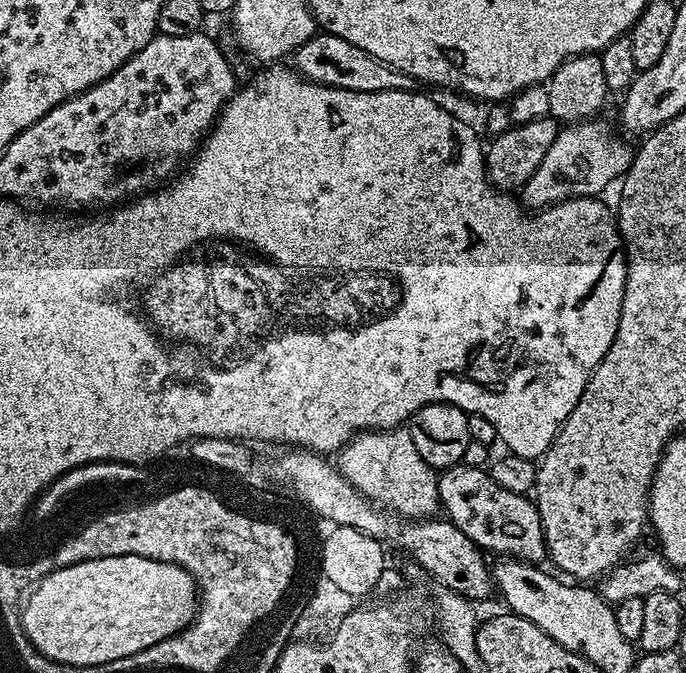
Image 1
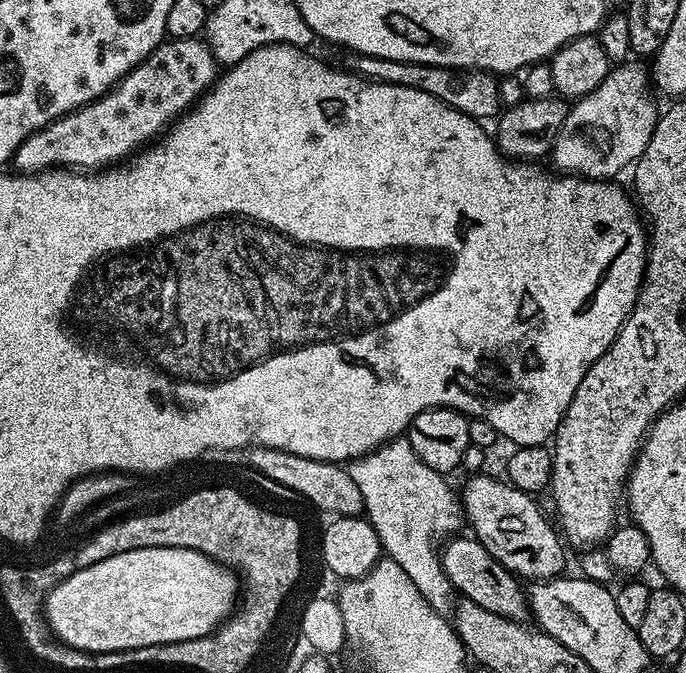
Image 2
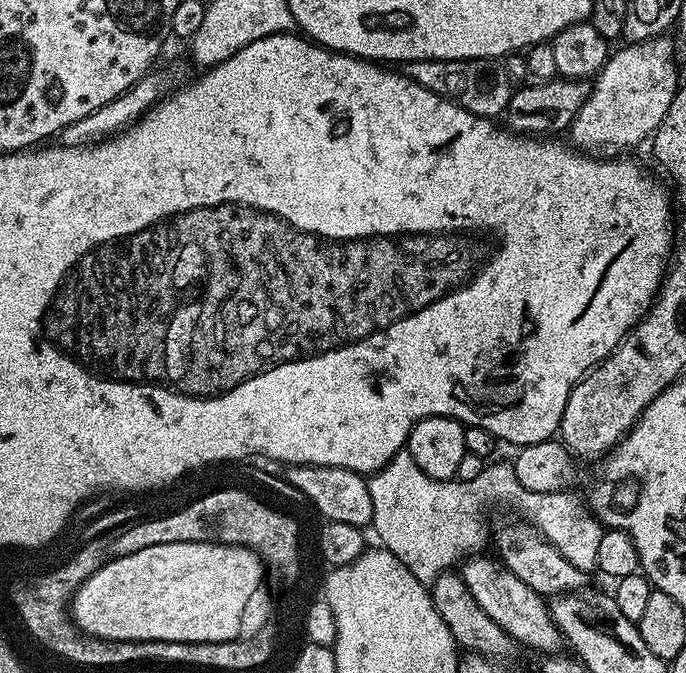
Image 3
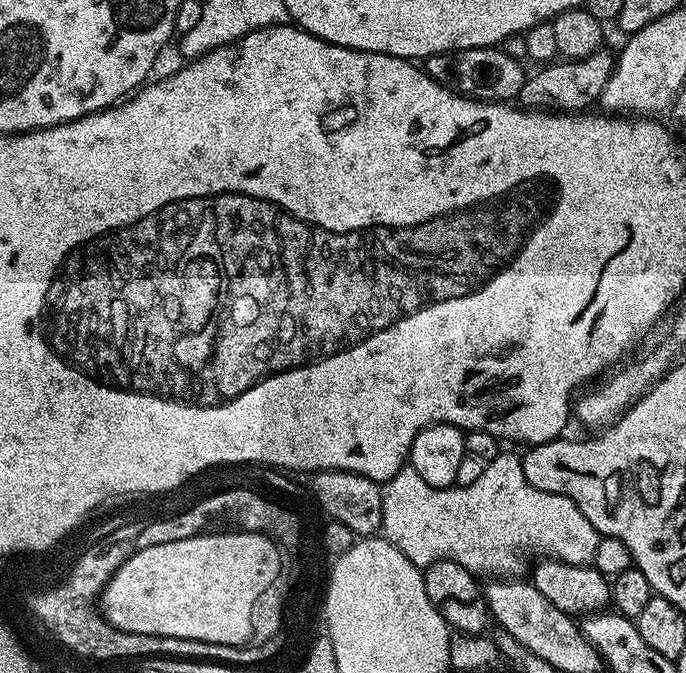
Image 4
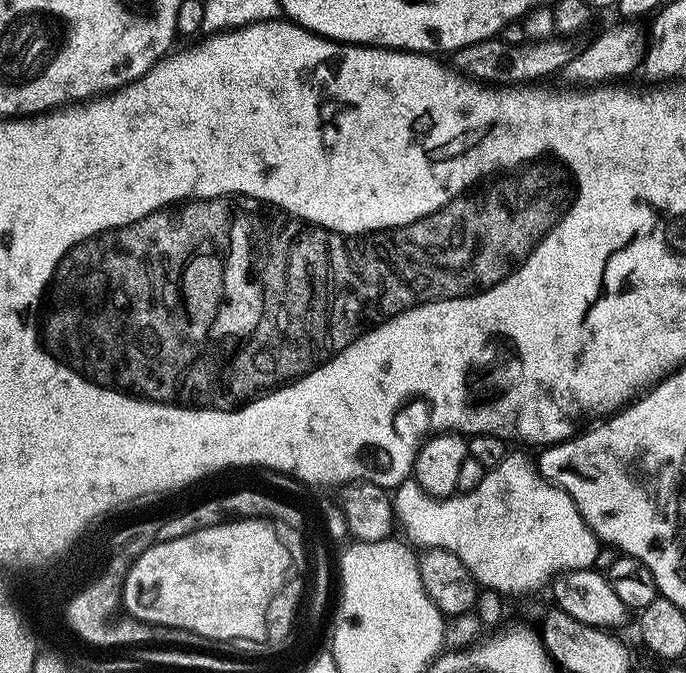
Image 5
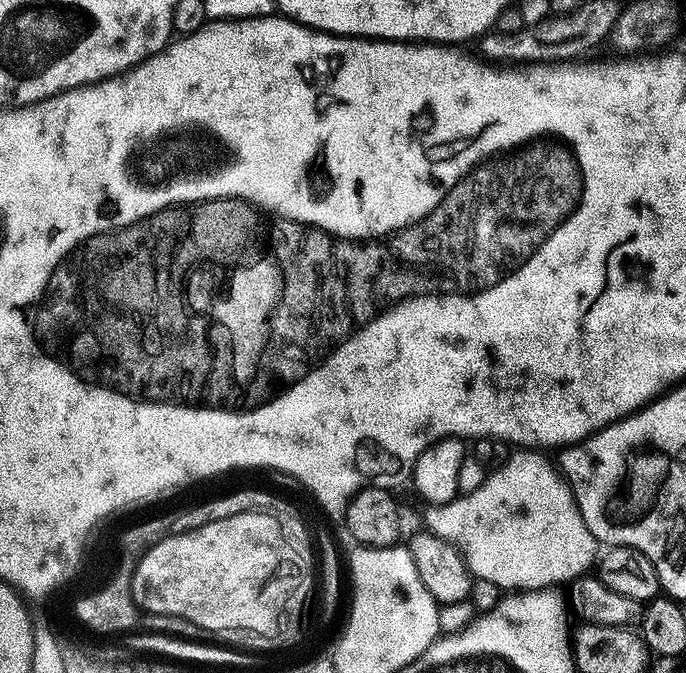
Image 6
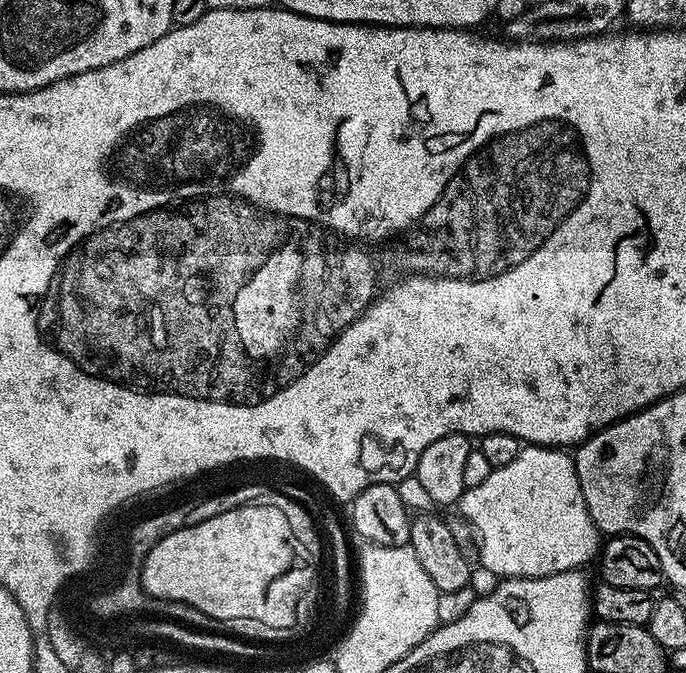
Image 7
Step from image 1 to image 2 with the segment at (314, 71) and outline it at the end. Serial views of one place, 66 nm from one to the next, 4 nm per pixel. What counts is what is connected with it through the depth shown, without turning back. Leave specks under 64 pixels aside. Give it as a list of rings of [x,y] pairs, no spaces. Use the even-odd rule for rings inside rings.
[[[352,54],[347,57],[347,67],[357,76],[365,80],[375,80],[377,84],[390,86],[410,86],[410,90],[422,90],[422,94],[430,94],[442,102],[446,102],[459,112],[473,118],[495,117],[501,111],[499,100],[500,81],[493,73],[475,70],[457,70],[442,66],[426,66],[418,62],[398,62],[390,58],[374,58]]]

